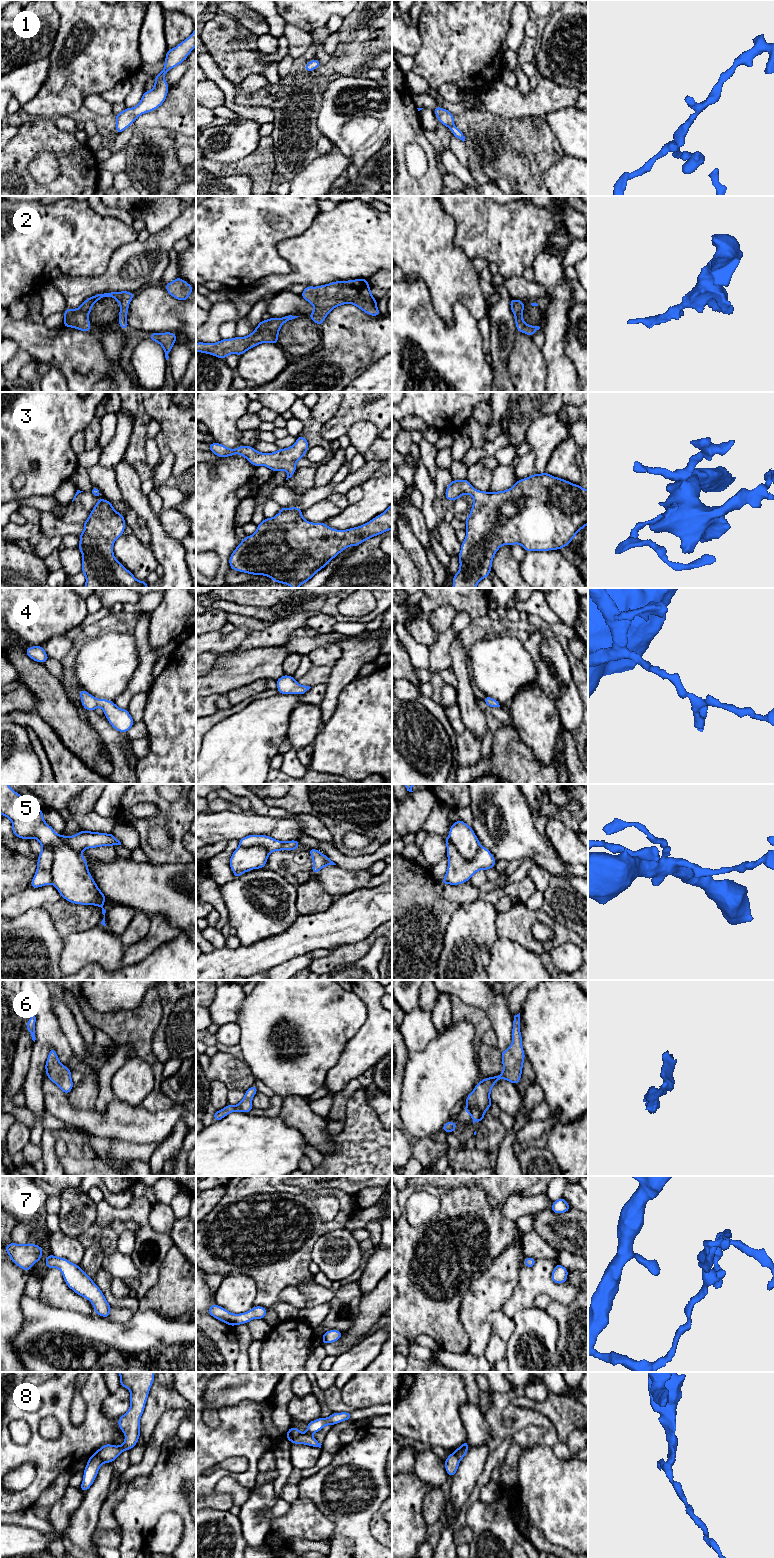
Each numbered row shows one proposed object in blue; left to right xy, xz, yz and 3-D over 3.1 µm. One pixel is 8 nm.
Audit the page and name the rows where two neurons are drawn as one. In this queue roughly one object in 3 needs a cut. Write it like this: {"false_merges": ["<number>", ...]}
{"false_merges": ["5", "8"]}

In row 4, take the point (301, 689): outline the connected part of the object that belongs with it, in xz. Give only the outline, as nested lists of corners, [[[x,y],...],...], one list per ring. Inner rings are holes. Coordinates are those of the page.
[[[283,674],[276,680],[277,690],[279,694],[305,694],[311,687],[307,685],[299,685],[293,676]]]

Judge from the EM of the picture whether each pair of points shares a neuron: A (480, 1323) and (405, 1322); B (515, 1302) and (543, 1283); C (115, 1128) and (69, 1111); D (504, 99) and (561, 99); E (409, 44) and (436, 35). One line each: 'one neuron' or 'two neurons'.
A: two neurons
B: one neuron
C: one neuron
D: one neuron
E: two neurons

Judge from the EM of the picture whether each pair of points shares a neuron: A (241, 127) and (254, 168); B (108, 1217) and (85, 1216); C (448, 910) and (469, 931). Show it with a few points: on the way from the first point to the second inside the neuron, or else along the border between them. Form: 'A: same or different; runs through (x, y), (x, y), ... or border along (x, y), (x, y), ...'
A: different; border along (260, 138), (257, 147), (251, 153), (229, 164)
B: different; border along (96, 1211), (97, 1217)
C: different; border along (459, 906), (454, 912), (444, 936)

